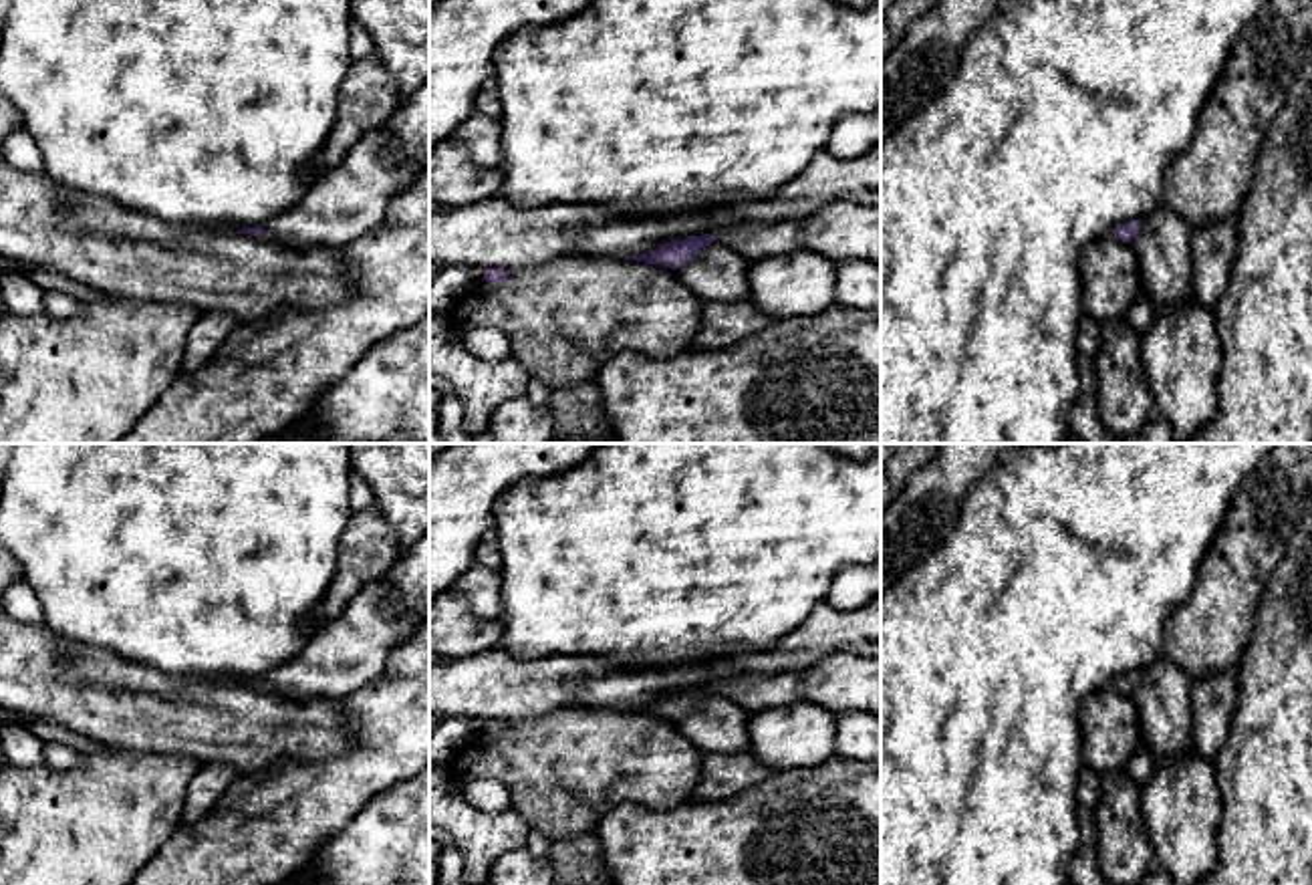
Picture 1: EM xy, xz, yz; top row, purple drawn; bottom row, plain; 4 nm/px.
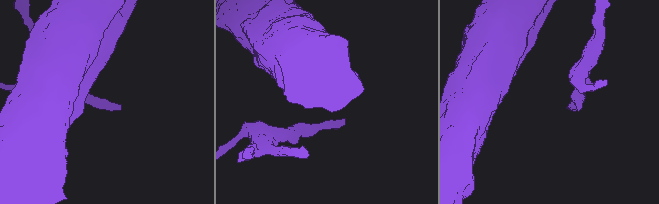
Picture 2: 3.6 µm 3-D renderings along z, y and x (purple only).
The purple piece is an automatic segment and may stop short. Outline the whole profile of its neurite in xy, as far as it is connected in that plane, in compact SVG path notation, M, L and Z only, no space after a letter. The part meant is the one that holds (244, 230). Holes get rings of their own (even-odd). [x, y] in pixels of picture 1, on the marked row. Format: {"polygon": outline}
{"polygon": "M381 125L365 133L339 167L318 175L294 206L264 228L242 228L236 234L264 234L290 250L345 248L381 226L391 198L419 173L387 125Z"}

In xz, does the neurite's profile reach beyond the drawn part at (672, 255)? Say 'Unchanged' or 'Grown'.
Unchanged

